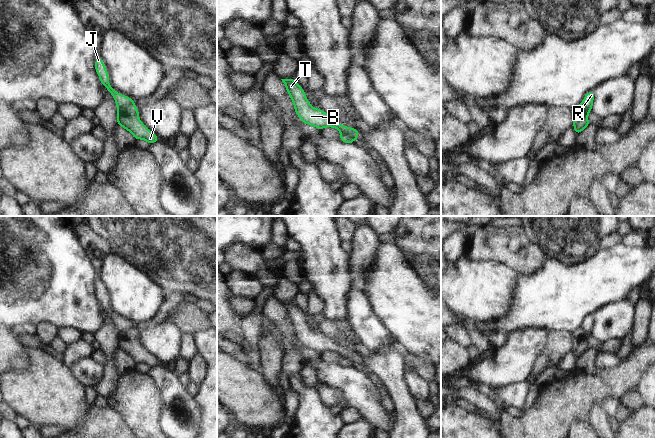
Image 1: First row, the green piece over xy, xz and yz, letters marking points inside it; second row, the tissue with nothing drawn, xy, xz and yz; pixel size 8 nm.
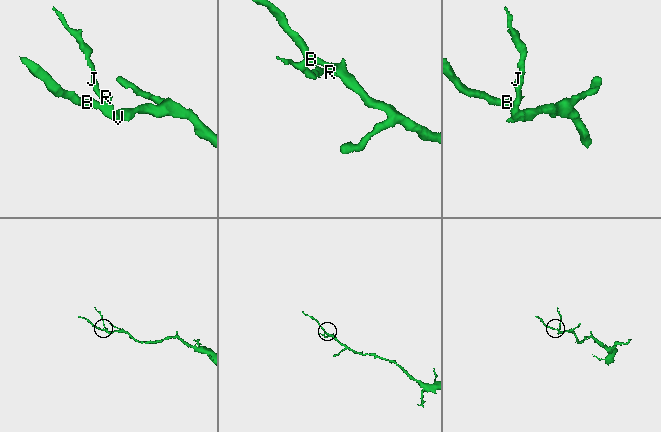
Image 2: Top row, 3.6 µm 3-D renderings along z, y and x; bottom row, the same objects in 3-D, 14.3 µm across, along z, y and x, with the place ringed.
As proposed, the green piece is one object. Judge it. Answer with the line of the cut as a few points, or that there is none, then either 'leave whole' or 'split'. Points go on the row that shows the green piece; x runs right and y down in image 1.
cut xy (134, 103), (117, 108); split

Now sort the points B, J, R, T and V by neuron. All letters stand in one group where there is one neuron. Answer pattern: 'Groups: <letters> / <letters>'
Groups: B T V / J R.

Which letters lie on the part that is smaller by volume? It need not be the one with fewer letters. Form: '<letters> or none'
J, R

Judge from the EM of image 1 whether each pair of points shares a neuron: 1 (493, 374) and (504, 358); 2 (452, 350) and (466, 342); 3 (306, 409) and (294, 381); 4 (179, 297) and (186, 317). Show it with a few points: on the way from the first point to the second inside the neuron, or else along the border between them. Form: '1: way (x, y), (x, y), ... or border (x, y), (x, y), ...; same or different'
1: way (497, 370), (504, 362); same
2: border (451, 339), (466, 349); different
3: way (306, 402), (306, 395), (299, 388); same
4: border (185, 302), (177, 307), (169, 320); different

